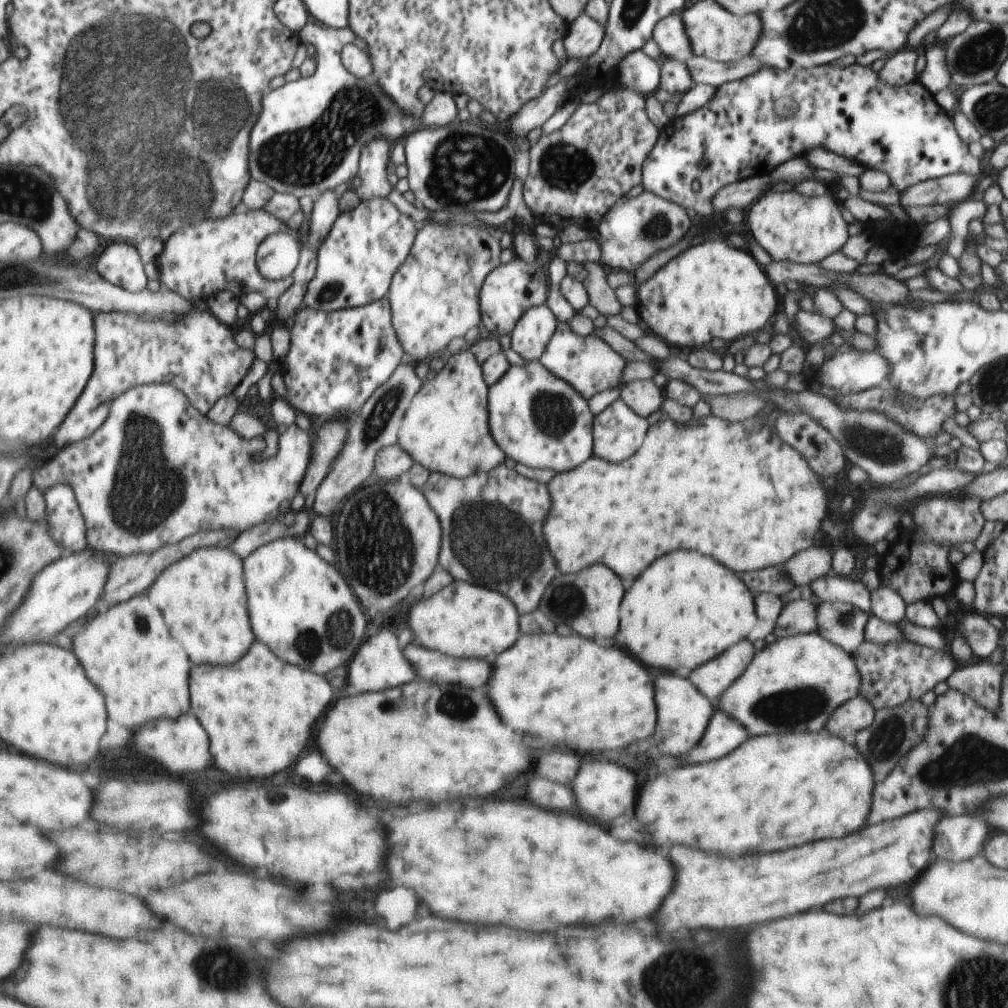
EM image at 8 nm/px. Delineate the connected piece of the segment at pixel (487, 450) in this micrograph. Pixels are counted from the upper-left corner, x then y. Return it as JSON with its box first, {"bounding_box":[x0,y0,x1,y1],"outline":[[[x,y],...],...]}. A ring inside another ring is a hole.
{"bounding_box":[396,347,505,478],"outline":[[[466,347],[452,353],[435,377],[423,382],[413,395],[401,418],[396,445],[430,473],[467,478],[500,466],[505,456],[489,434],[487,388],[473,354]]]}

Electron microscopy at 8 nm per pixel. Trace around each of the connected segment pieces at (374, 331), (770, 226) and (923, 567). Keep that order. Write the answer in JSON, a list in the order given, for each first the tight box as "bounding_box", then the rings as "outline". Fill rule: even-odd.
[{"bounding_box":[280,298,404,421],"outline":[[[381,298],[365,306],[335,312],[305,306],[300,309],[295,315],[293,334],[290,334],[289,352],[280,370],[286,388],[283,399],[287,399],[296,412],[303,412],[311,420],[321,416],[326,421],[341,418],[352,420],[365,400],[375,392],[375,388],[391,376],[404,349],[397,340],[395,329],[389,324],[389,305],[387,298]]]},{"bounding_box":[747,191,847,265],"outline":[[[766,191],[749,208],[747,226],[755,242],[773,261],[789,261],[800,265],[817,264],[825,256],[837,252],[847,240],[847,224],[830,194],[805,198],[801,193]]]},{"bounding_box":[879,495,983,604],"outline":[[[964,495],[925,496],[917,500],[910,508],[913,527],[893,533],[889,549],[881,555],[879,585],[896,590],[905,599],[905,604],[930,602],[951,593],[957,576],[954,566],[947,561],[947,554],[954,545],[974,542],[977,538],[983,526],[979,503],[979,498]]]}]

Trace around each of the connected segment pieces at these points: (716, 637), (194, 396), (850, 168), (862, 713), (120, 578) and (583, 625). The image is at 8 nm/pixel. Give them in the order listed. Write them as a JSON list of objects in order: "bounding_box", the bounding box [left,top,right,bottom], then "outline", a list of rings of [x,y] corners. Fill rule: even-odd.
[{"bounding_box":[621,550,755,677],"outline":[[[677,550],[669,556],[661,556],[637,584],[629,586],[629,596],[625,596],[625,608],[621,608],[621,636],[633,656],[651,668],[673,672],[678,677],[687,677],[688,673],[716,658],[723,651],[743,640],[755,624],[753,600],[747,588],[735,578],[731,570],[707,558],[699,552]]]},{"bounding_box":[52,310,255,448],"outline":[[[191,310],[179,322],[145,320],[135,314],[95,314],[96,367],[68,418],[57,429],[52,444],[57,448],[93,436],[108,419],[111,403],[131,388],[144,384],[173,384],[189,397],[199,412],[207,415],[213,406],[235,392],[255,362],[255,352],[241,348],[229,325],[208,310]]]},{"bounding_box":[804,148,865,177],"outline":[[[822,148],[809,150],[804,158],[806,162],[809,162],[809,166],[813,166],[814,169],[823,168],[823,170],[829,170],[829,172],[833,172],[837,176],[849,175],[857,177],[859,174],[863,174],[865,170],[855,160],[843,158],[843,156],[839,156],[828,150],[823,150]]]},{"bounding_box":[824,696,876,740],"outline":[[[856,696],[837,707],[828,717],[824,728],[835,736],[845,736],[845,740],[849,740],[849,736],[867,728],[873,722],[873,716],[876,716],[873,706],[865,698]]]},{"bounding_box":[98,531,219,610],"outline":[[[201,531],[177,544],[165,544],[163,548],[159,548],[155,552],[149,552],[149,554],[147,552],[141,552],[141,554],[116,558],[111,567],[111,572],[109,572],[109,582],[105,586],[104,598],[98,610],[115,606],[115,604],[131,600],[134,596],[147,593],[151,586],[155,584],[155,580],[160,578],[163,572],[168,570],[173,564],[185,559],[193,551],[199,548],[213,546],[213,544],[219,544],[217,531]]]},{"bounding_box":[537,564,623,640],"outline":[[[597,564],[597,568],[585,568],[585,572],[557,576],[557,580],[552,580],[545,588],[537,609],[554,625],[565,624],[579,636],[591,640],[611,638],[619,628],[617,612],[621,598],[623,598],[621,580],[609,568]]]}]

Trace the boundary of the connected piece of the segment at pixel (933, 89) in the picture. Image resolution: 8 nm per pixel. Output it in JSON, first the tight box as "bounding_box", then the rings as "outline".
{"bounding_box":[916,43,951,95],"outline":[[[932,43],[931,47],[925,50],[924,56],[926,65],[919,72],[916,81],[922,84],[929,94],[934,95],[938,91],[947,88],[950,85],[949,82],[951,82],[951,76],[949,76],[947,64],[945,64],[945,48]]]}

